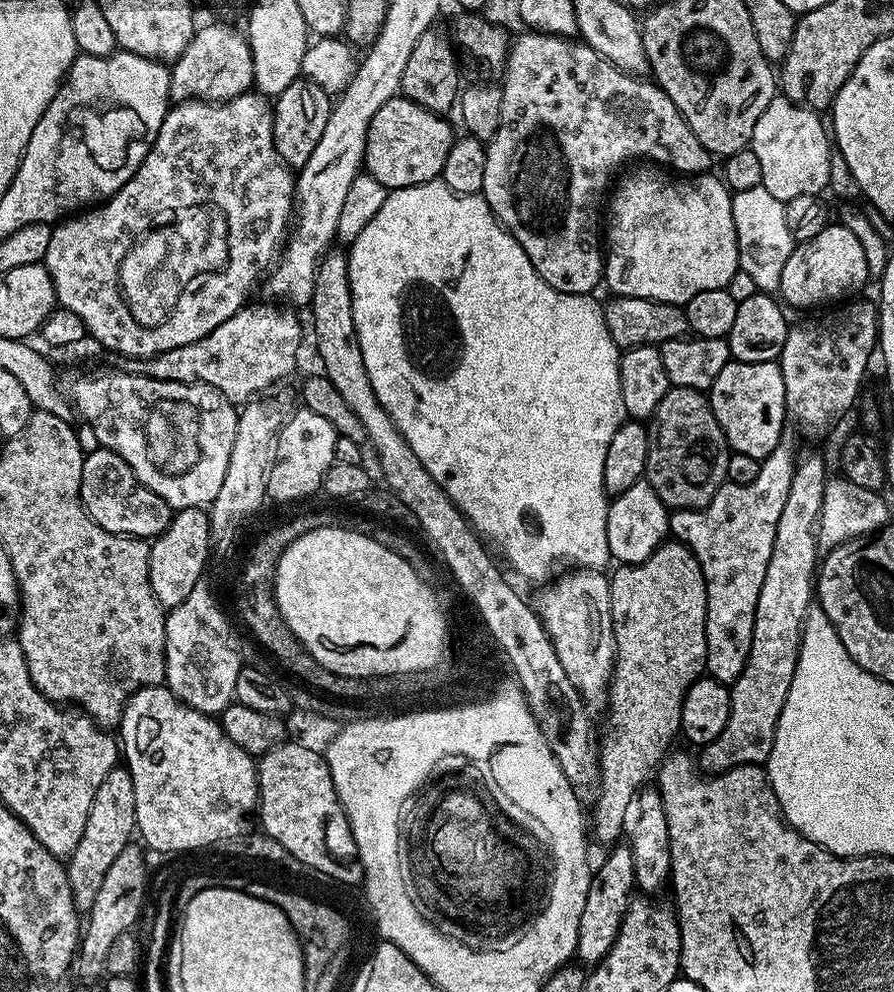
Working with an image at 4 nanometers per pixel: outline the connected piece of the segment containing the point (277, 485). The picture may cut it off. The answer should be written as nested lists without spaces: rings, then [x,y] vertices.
[[[303,406],[297,407],[284,421],[280,427],[280,433],[276,435],[276,449],[272,458],[272,469],[268,472],[268,496],[276,500],[300,500],[303,496],[308,496],[311,492],[319,493],[324,483],[324,476],[336,463],[334,454],[334,442],[336,441],[336,431],[326,418],[319,414],[314,414],[314,410]]]

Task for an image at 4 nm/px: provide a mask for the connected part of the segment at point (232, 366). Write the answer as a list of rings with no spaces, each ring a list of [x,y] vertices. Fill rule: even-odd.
[[[249,303],[230,318],[226,318],[226,322],[222,322],[222,326],[210,330],[210,334],[206,338],[192,342],[190,346],[166,350],[157,356],[125,359],[122,364],[123,371],[149,376],[155,380],[169,380],[183,384],[209,384],[219,390],[233,404],[243,406],[249,400],[267,393],[264,391],[271,384],[286,379],[296,368],[296,355],[300,352],[300,320],[292,313],[295,311],[291,307],[272,304]]]

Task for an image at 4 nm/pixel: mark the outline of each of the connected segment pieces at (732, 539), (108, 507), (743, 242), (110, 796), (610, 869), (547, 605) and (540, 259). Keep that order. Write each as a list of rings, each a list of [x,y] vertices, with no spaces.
[[[789,438],[780,444],[764,460],[760,461],[758,478],[745,484],[724,485],[714,494],[705,508],[681,508],[668,518],[669,533],[680,543],[686,544],[698,558],[706,582],[708,613],[706,614],[706,672],[713,680],[731,685],[742,674],[750,646],[754,638],[754,610],[758,602],[758,590],[762,590],[762,578],[766,578],[766,566],[770,566],[770,550],[774,550],[774,530],[778,530],[778,518],[786,497],[790,495],[790,482],[794,482],[794,470],[798,459],[796,444]]]
[[[99,446],[93,447],[93,449],[93,452],[89,451],[85,455],[82,482],[80,483],[80,497],[90,518],[94,518],[94,522],[98,522],[98,526],[102,526],[106,531],[116,532],[119,536],[155,538],[162,535],[170,526],[174,509],[162,498],[158,498],[158,494],[154,494],[154,490],[142,486],[142,482],[138,482],[138,478],[134,474],[134,470],[130,470],[128,463],[117,452]]]
[[[762,186],[754,190],[742,190],[733,195],[732,213],[738,242],[739,271],[754,278],[757,290],[775,293],[782,282],[782,266],[786,266],[786,258],[790,258],[794,247],[790,230],[786,230],[784,201],[774,198],[774,194]]]
[[[118,766],[110,770],[110,774],[106,774],[106,782],[98,786],[98,794],[94,794],[94,806],[90,806],[82,838],[66,860],[70,890],[77,909],[87,910],[94,906],[94,898],[98,898],[98,890],[106,879],[106,870],[110,870],[114,858],[118,858],[118,854],[122,854],[122,850],[133,843],[136,835],[134,778],[130,778],[127,767]]]
[[[616,846],[609,852],[612,853],[601,862],[600,868],[598,864],[593,871],[590,890],[586,894],[586,906],[582,909],[582,922],[578,926],[575,959],[588,966],[599,964],[602,958],[606,958],[610,946],[614,946],[620,933],[620,923],[636,888],[632,849],[627,846]]]
[[[595,568],[568,570],[561,580],[553,582],[534,600],[536,614],[552,640],[566,670],[566,678],[574,682],[574,690],[589,709],[603,709],[608,703],[608,686],[612,683],[612,667],[616,664],[616,643],[610,606],[610,580]]]
[[[531,30],[521,31],[521,36],[511,41],[508,49],[506,67],[502,73],[502,87],[500,88],[500,101],[502,102],[502,118],[494,138],[487,141],[486,147],[486,178],[484,179],[484,191],[482,193],[484,201],[490,206],[490,210],[495,214],[496,221],[512,235],[512,239],[518,242],[522,250],[526,250],[528,263],[534,266],[534,270],[545,282],[554,290],[558,290],[565,296],[587,296],[595,293],[596,287],[601,287],[604,279],[604,258],[602,251],[602,205],[610,192],[610,185],[614,177],[625,167],[627,160],[640,162],[645,156],[645,161],[656,166],[663,166],[676,174],[704,174],[714,163],[711,152],[698,142],[694,130],[686,122],[684,115],[670,102],[670,98],[660,85],[648,78],[632,76],[624,73],[607,61],[602,54],[598,54],[585,44],[580,38],[569,38],[566,36],[551,36],[545,32],[534,32]]]

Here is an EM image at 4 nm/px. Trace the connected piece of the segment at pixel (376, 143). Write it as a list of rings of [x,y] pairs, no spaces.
[[[397,94],[378,109],[374,118],[370,118],[363,171],[378,178],[378,182],[390,190],[437,179],[446,166],[446,154],[450,154],[454,139],[454,131],[444,120],[447,119],[441,113],[426,110],[413,100],[407,100],[403,94]]]

